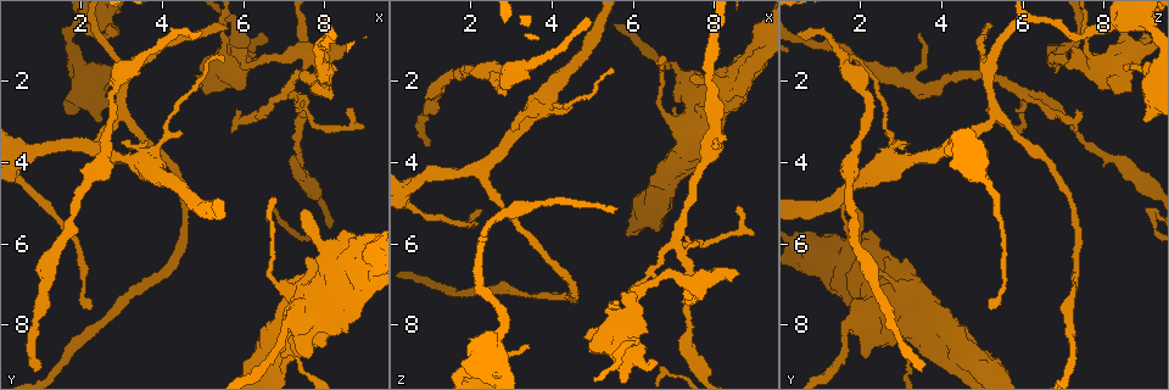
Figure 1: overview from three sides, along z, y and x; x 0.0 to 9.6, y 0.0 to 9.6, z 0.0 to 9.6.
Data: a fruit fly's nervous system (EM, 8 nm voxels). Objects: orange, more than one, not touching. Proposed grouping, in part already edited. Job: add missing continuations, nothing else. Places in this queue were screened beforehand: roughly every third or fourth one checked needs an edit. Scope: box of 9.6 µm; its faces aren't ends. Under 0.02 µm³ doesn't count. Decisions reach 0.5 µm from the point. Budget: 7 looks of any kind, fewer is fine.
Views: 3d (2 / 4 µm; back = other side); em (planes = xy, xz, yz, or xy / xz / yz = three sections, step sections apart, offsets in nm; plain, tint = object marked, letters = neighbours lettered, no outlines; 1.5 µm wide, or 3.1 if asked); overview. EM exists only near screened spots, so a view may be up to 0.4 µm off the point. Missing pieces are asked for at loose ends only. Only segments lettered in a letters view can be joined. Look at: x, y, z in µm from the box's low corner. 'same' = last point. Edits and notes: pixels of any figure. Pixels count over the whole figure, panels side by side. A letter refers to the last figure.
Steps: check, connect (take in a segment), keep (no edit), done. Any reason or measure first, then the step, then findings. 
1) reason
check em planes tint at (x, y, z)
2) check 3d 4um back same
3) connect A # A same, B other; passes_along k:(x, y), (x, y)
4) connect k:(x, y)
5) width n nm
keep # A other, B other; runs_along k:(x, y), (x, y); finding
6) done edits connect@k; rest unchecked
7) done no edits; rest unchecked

an open end
check 3d 2um at (8.65, 2.70, 5.15)

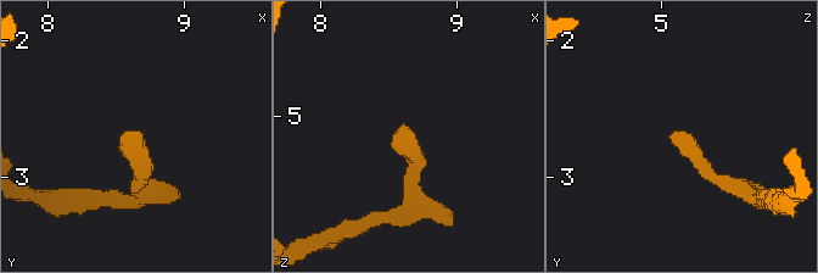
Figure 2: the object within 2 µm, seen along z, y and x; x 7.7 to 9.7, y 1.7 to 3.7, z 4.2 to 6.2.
shape alone is not enough
check em planes letters at (8.68, 2.68, 5.12)

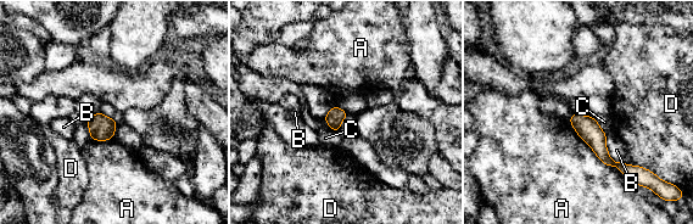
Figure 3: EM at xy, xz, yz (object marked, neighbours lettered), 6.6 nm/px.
keep # A other, B other, C other, D other; runs_along 3:(574, 118), (612, 163), (627, 169); no lettered segment goes on from it

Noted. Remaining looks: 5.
tapers out
check em xz step 4 letters at (5.55, 0.65, 5.10)

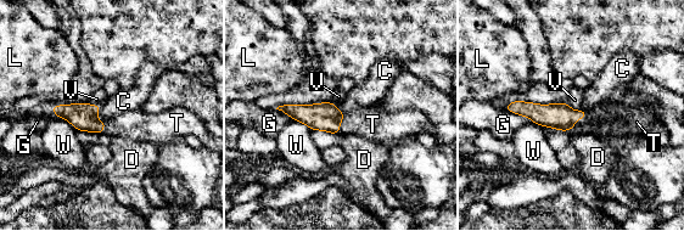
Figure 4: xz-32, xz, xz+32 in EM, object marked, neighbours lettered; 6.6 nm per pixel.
width 140 nm
connect T # C other, D other, G other, L other, T same, V other, W other; passes_along 4:(325, 117), (338, 124), (373, 124); it goes on there

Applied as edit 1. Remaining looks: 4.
redraw
check overview

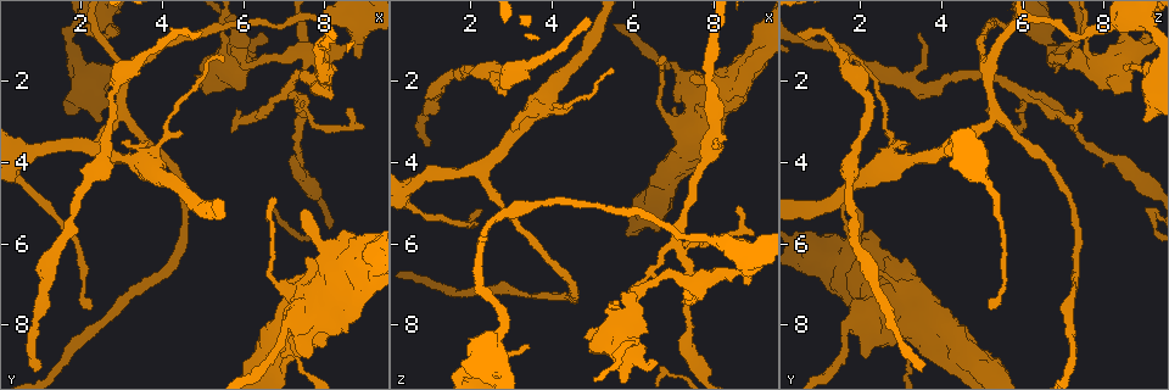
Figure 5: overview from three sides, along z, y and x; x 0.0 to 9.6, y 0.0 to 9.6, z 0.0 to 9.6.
check em planes letters at (0.85, 9.15, 3.50)

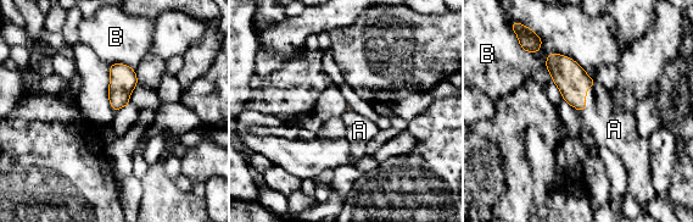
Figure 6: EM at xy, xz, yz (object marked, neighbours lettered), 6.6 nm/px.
longest_contact B 280 nm
connect A # A same, B other; passes_along 6:(571, 79), (585, 98), (608, 127); the neuron continues

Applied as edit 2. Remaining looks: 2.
done edits connect@4, connect@6; rest unchecked

